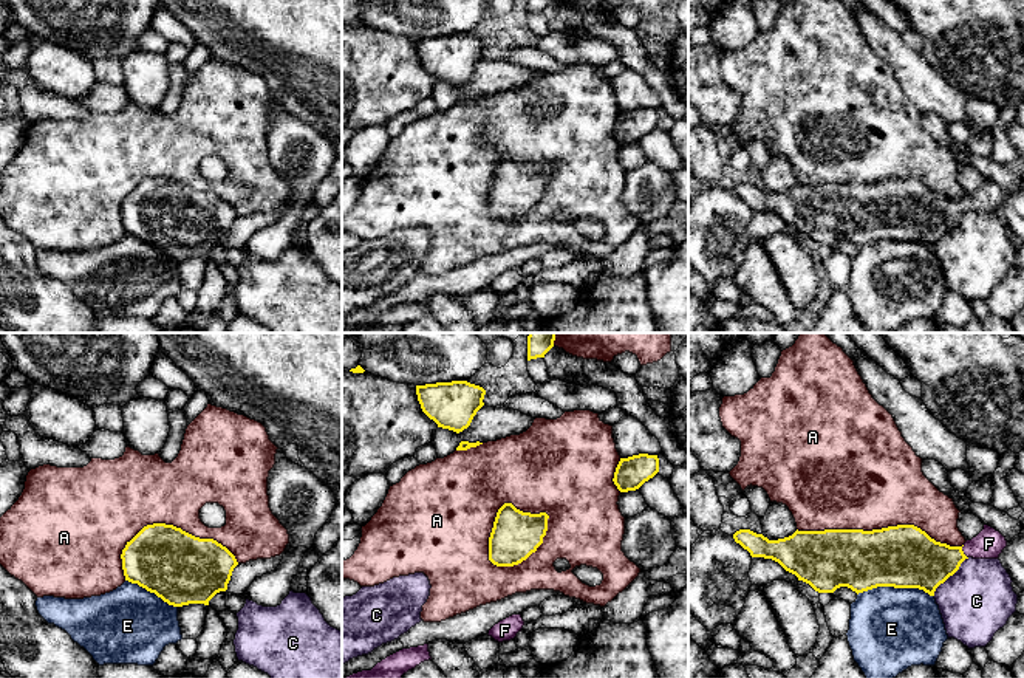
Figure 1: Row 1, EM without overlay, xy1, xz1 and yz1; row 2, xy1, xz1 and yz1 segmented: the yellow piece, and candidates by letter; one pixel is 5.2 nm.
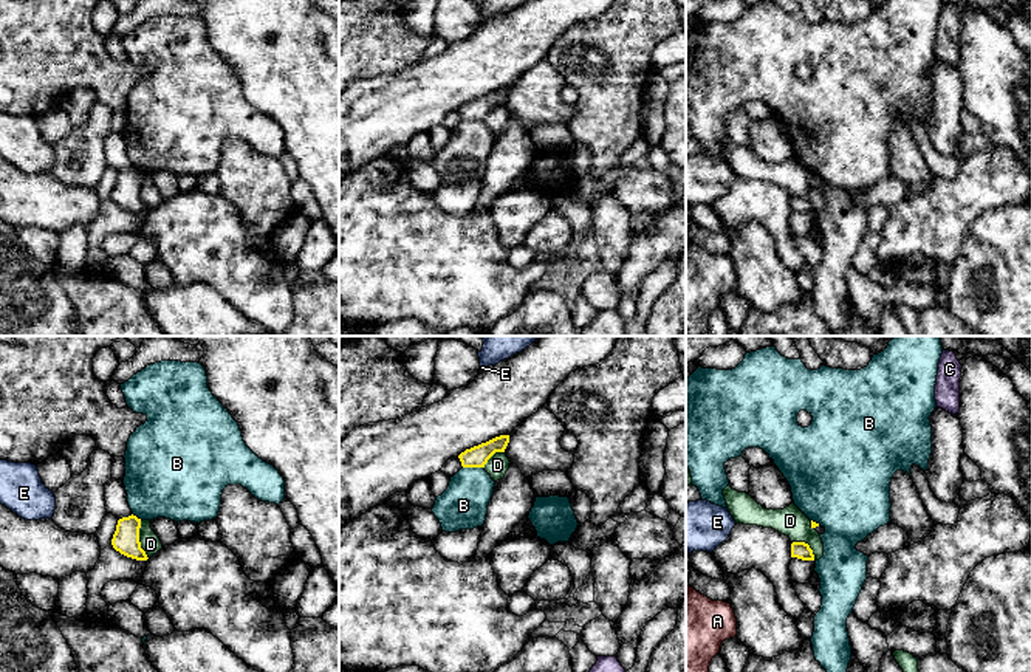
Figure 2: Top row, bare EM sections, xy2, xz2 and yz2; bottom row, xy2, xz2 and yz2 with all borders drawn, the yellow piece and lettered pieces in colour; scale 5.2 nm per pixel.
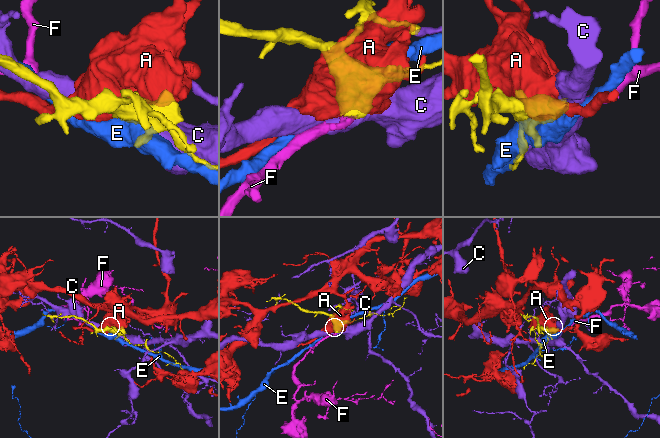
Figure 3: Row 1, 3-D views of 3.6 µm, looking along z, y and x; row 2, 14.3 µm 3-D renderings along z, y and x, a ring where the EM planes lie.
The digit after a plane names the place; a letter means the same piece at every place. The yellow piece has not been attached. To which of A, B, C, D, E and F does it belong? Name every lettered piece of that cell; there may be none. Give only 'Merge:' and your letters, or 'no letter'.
Merge: F

